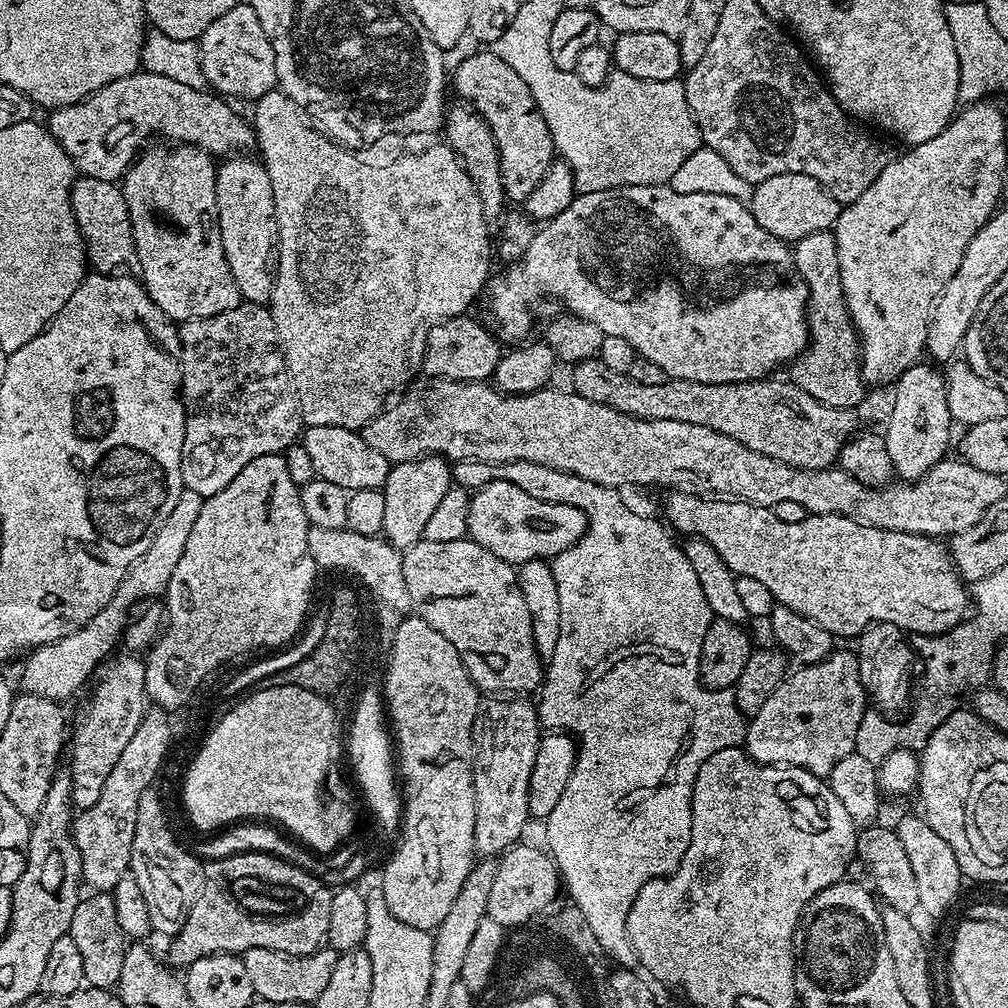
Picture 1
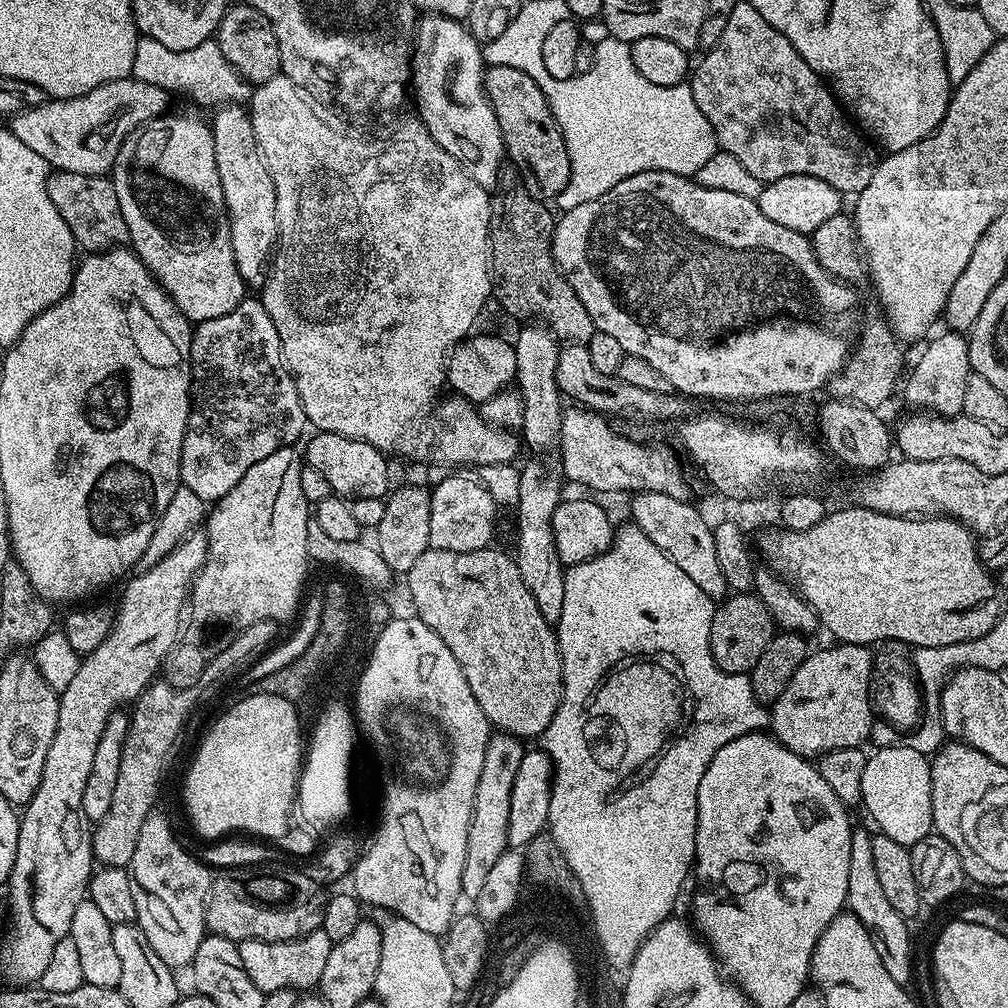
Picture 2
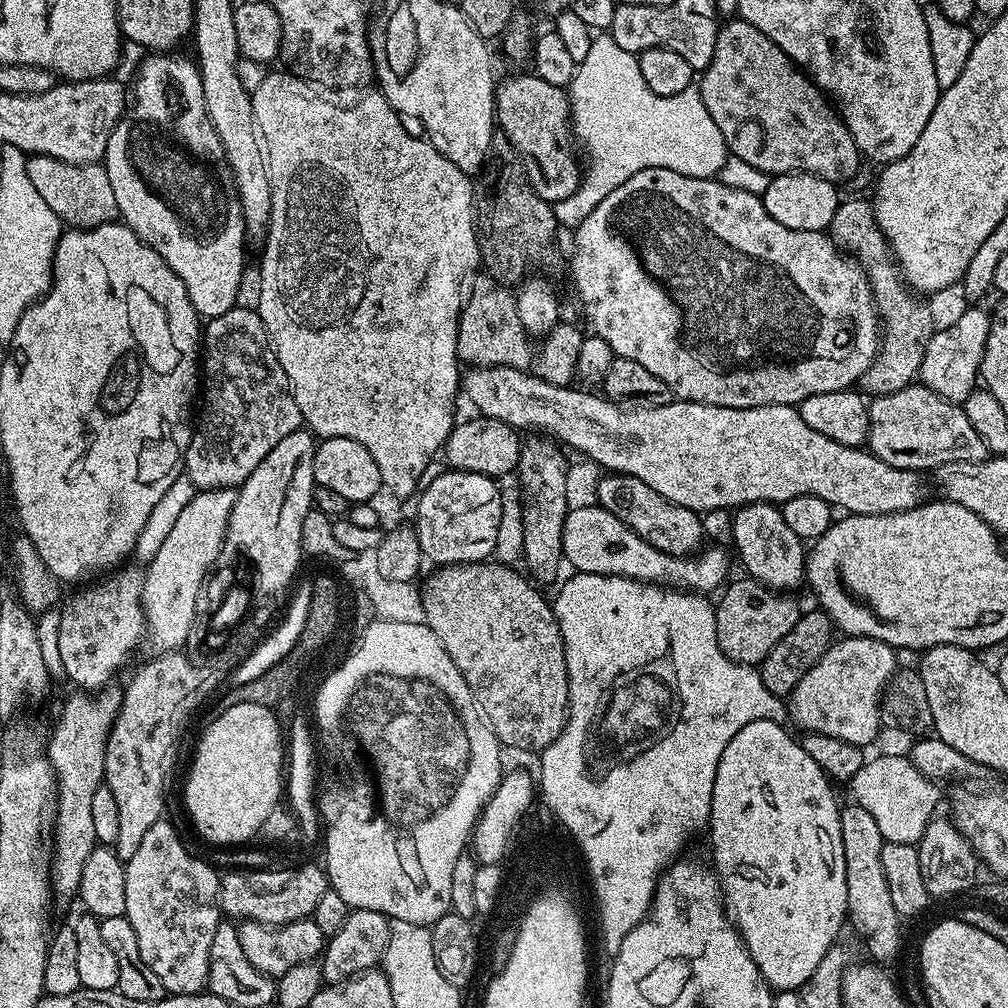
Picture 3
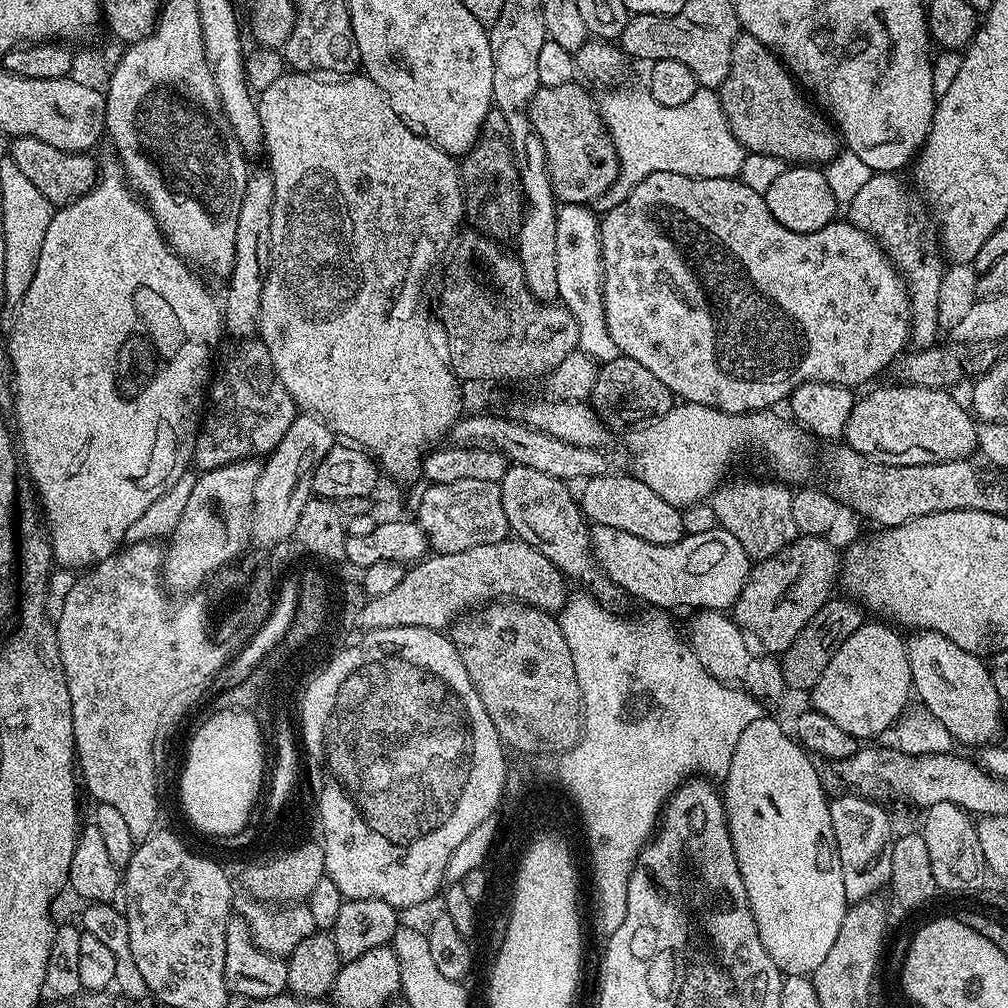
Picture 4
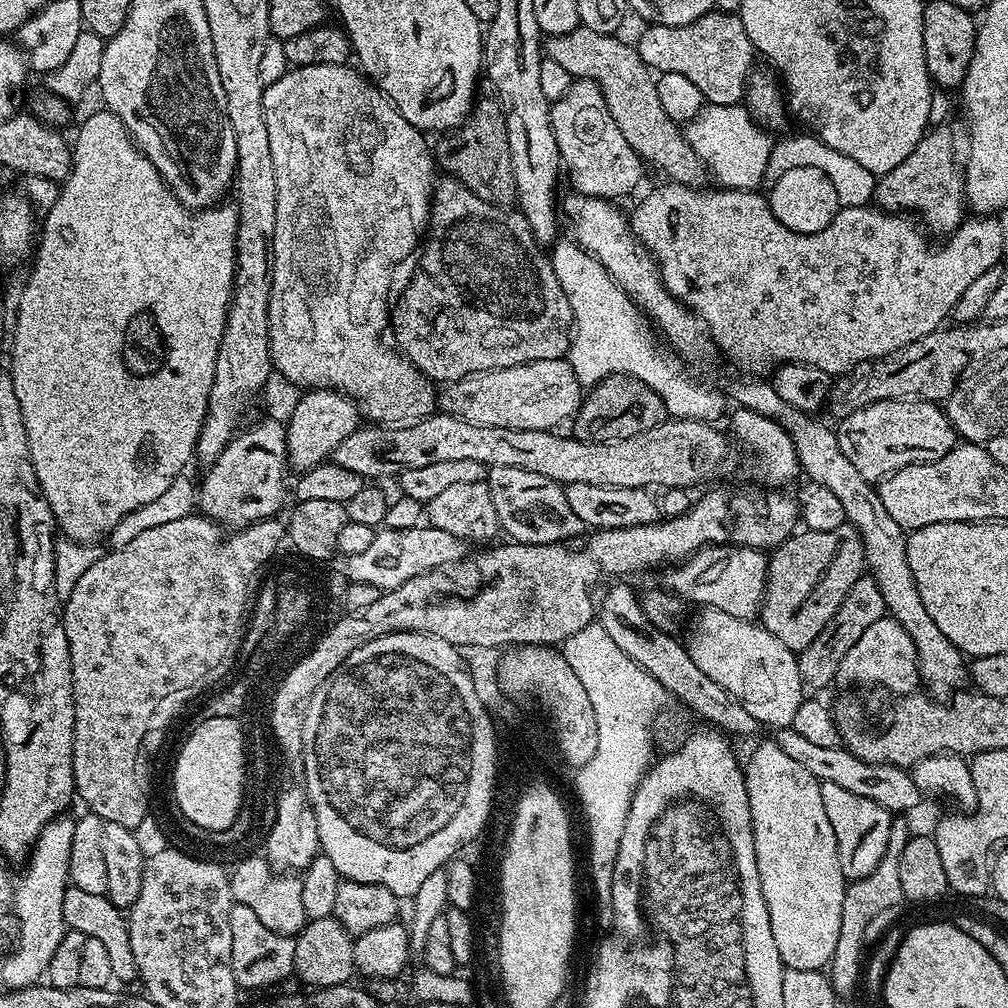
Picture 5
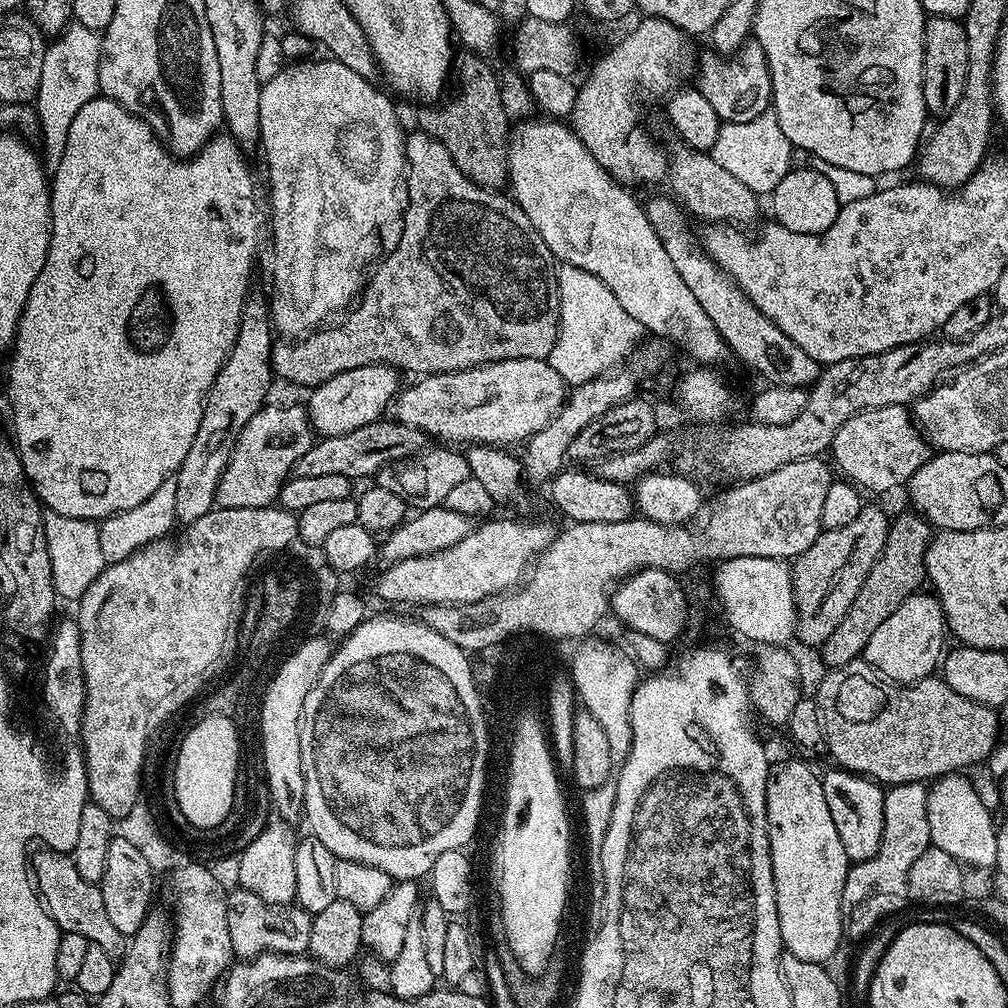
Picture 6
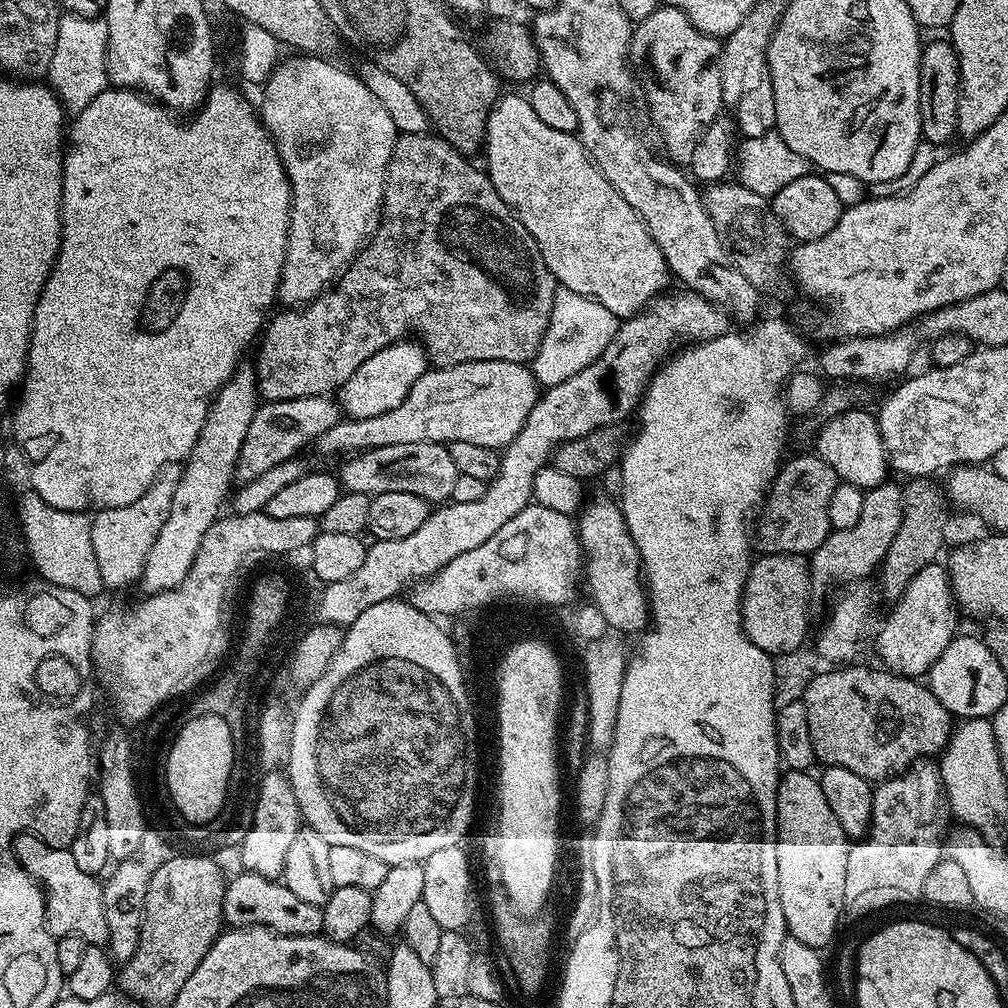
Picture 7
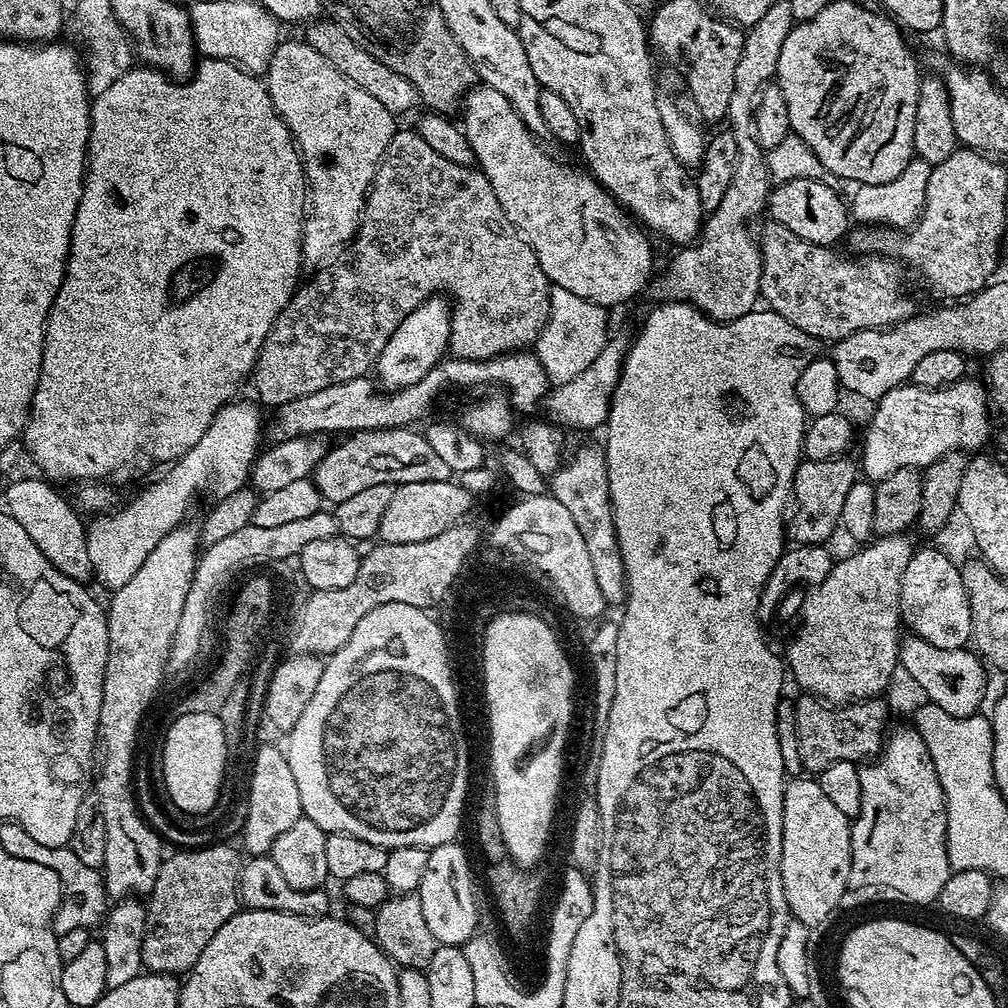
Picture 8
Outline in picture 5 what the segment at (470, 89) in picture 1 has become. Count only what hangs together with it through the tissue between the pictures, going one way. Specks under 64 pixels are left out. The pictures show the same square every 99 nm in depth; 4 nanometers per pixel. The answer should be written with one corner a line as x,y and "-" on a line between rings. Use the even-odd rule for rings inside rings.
577,79
572,89
561,100
553,100
550,104
552,113
550,122
554,130
554,142
558,142
560,151
560,163
566,173
566,180
573,184
575,191
581,196
593,196
599,200
619,201
619,196
628,196
640,184
644,176
646,165
639,154
627,146
612,148
612,136
614,140
614,125
612,115
606,106
606,98
602,90
593,80

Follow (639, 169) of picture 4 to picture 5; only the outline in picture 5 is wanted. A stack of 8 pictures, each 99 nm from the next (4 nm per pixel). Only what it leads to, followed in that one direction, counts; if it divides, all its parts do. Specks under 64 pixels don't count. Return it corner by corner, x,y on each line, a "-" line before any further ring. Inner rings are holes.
708,104
686,125
686,135
694,154
705,169
720,179
726,188
757,189
765,174
766,162
772,153
773,139
753,120
747,107
740,104

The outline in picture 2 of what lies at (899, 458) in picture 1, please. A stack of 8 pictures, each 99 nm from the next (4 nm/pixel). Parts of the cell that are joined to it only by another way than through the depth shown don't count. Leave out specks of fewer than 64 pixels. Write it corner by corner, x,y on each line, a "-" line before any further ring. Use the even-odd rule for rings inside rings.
944,330
941,336
935,336
923,345
925,348
921,350
912,373
910,368
903,381
904,400
912,410
927,410
941,416
959,416
964,410
966,382
972,372
968,357
968,341
961,333
951,330

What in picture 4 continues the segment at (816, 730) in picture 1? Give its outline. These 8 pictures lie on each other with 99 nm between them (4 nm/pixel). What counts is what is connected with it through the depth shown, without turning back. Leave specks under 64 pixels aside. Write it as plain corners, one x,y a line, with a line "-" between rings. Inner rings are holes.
865,622
858,630
854,630
854,634
850,634
850,638
838,646
834,658
830,658
826,670
822,670
822,678
818,678
816,685
810,689
811,707
826,714
826,718
831,718
840,729
846,730
846,734
854,734
857,742
871,741
868,740
871,736
880,736
887,728
889,731
904,709
909,707
908,695
911,697
914,692
905,637
900,637
896,633
899,631
887,623
876,623
880,624

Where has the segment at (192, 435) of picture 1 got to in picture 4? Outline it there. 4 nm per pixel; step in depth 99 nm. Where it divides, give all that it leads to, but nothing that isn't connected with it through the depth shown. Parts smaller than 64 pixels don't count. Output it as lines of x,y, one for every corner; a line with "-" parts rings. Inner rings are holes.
248,338
237,344
236,353
224,364
224,373
210,384
210,399
196,434
194,464
200,470
267,457
282,442
282,434
298,414
286,386
272,369
264,341

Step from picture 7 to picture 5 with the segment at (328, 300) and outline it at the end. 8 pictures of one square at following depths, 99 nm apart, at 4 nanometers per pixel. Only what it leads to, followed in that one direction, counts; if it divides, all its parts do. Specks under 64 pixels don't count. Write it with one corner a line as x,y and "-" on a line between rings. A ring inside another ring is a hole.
455,178
447,179
437,179
432,189
428,230
426,239
418,252
420,269
413,274
412,281
405,286
404,293
400,296
400,308
393,307
390,312
390,328
391,331
396,331
396,340
400,343
399,351
419,372
433,382
464,380
467,376
474,376
481,372
567,357
570,341
574,335
570,304
567,302
562,286
559,285
558,278
555,277
549,253
534,238
530,224
526,222
524,215
508,206
482,202
482,198
478,198
476,194
466,190
466,186
462,186
462,182
458,182

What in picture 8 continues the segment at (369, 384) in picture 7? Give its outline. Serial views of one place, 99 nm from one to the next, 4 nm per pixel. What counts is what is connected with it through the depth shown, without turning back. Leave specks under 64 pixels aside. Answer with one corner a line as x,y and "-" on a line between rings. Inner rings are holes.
440,294
429,296
422,302
422,306
406,314
398,330
394,330
390,342
382,346
382,354
376,359
374,376
379,387
384,390
395,390
414,386
414,382
426,378
426,374
430,374
433,366
445,359
451,321
452,310
449,301

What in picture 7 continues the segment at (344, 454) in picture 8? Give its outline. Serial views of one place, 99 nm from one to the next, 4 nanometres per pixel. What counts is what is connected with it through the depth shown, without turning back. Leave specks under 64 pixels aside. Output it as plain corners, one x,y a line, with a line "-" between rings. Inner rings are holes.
414,442
398,446
370,448
347,457
348,460
338,471
340,487
344,492
361,492
374,497
378,494
418,494
418,498
428,501
429,505
440,506
452,500
454,484
460,471
450,458
450,450
443,444
434,442

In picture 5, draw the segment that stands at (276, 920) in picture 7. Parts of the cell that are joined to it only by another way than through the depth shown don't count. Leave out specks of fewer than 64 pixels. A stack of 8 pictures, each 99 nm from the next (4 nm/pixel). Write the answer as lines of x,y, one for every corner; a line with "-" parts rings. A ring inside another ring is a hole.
233,903
230,910
230,966
234,970
236,987
268,988
280,984
294,973
295,939
282,934
274,934
254,915
254,910
245,904

